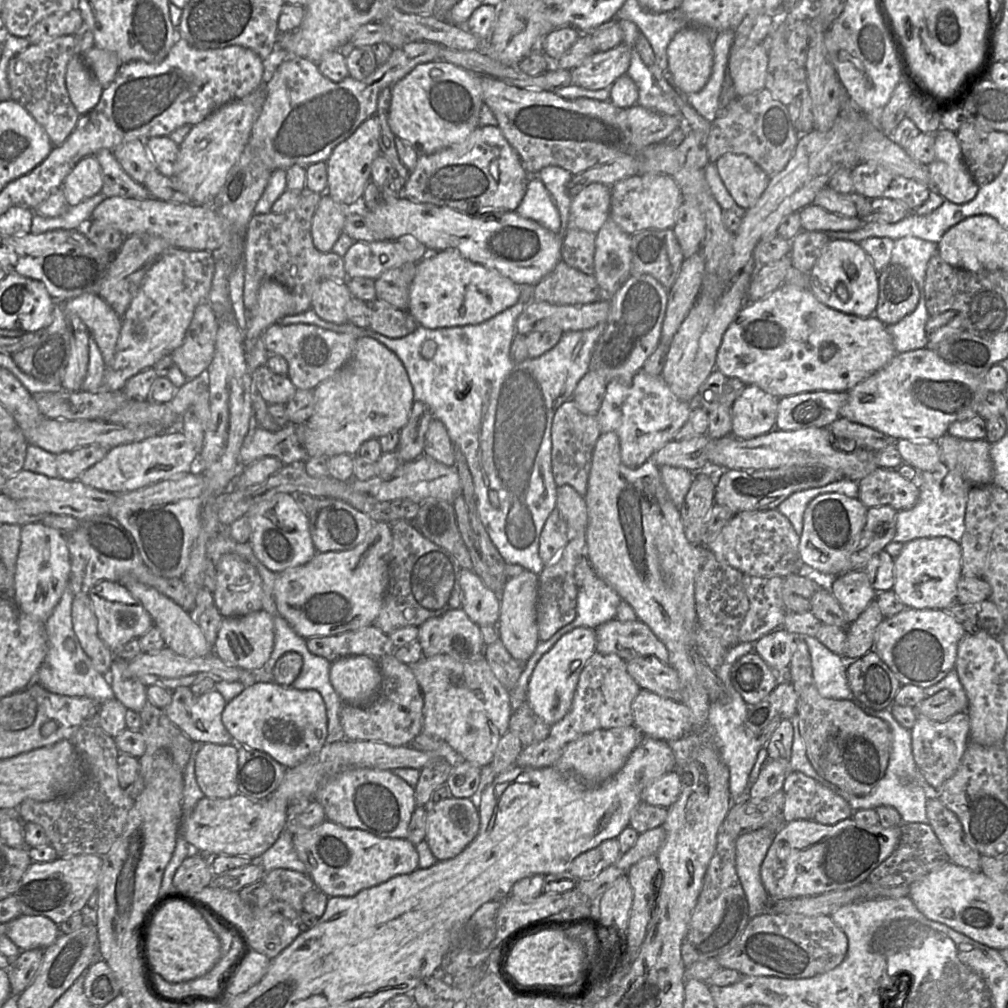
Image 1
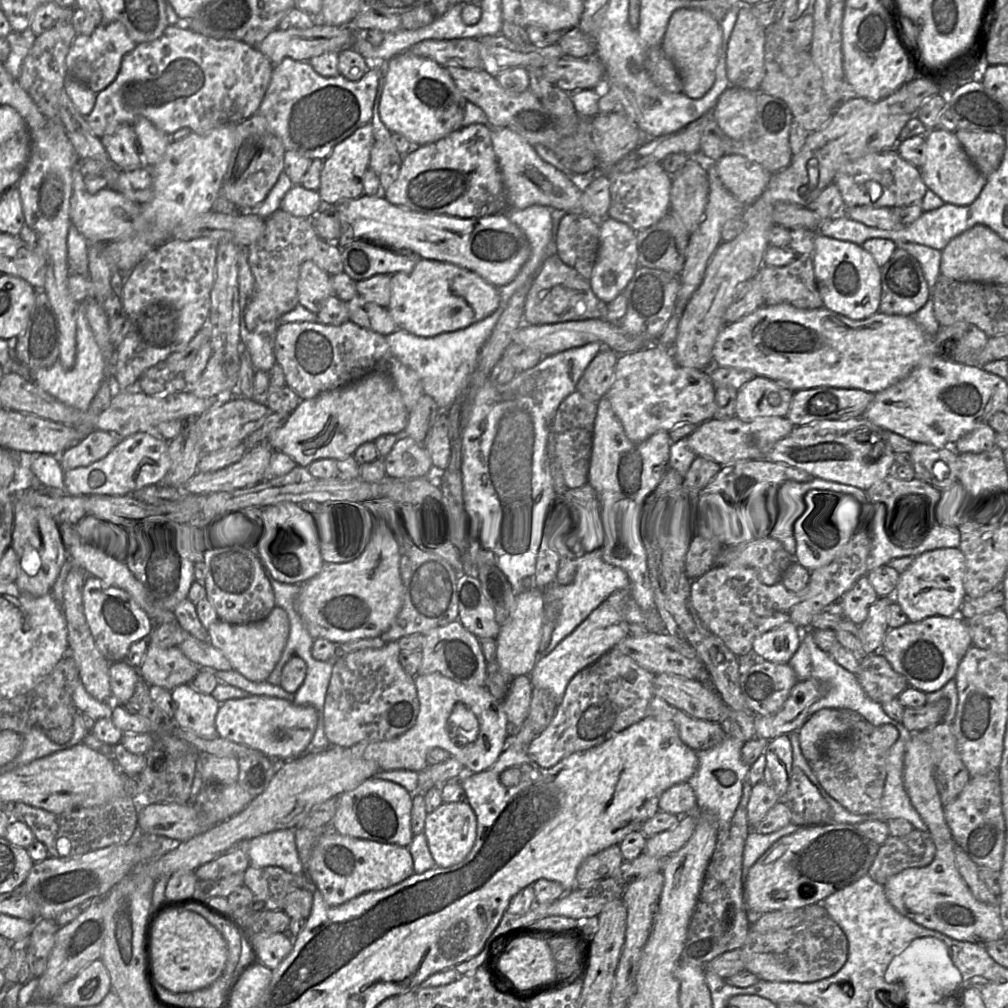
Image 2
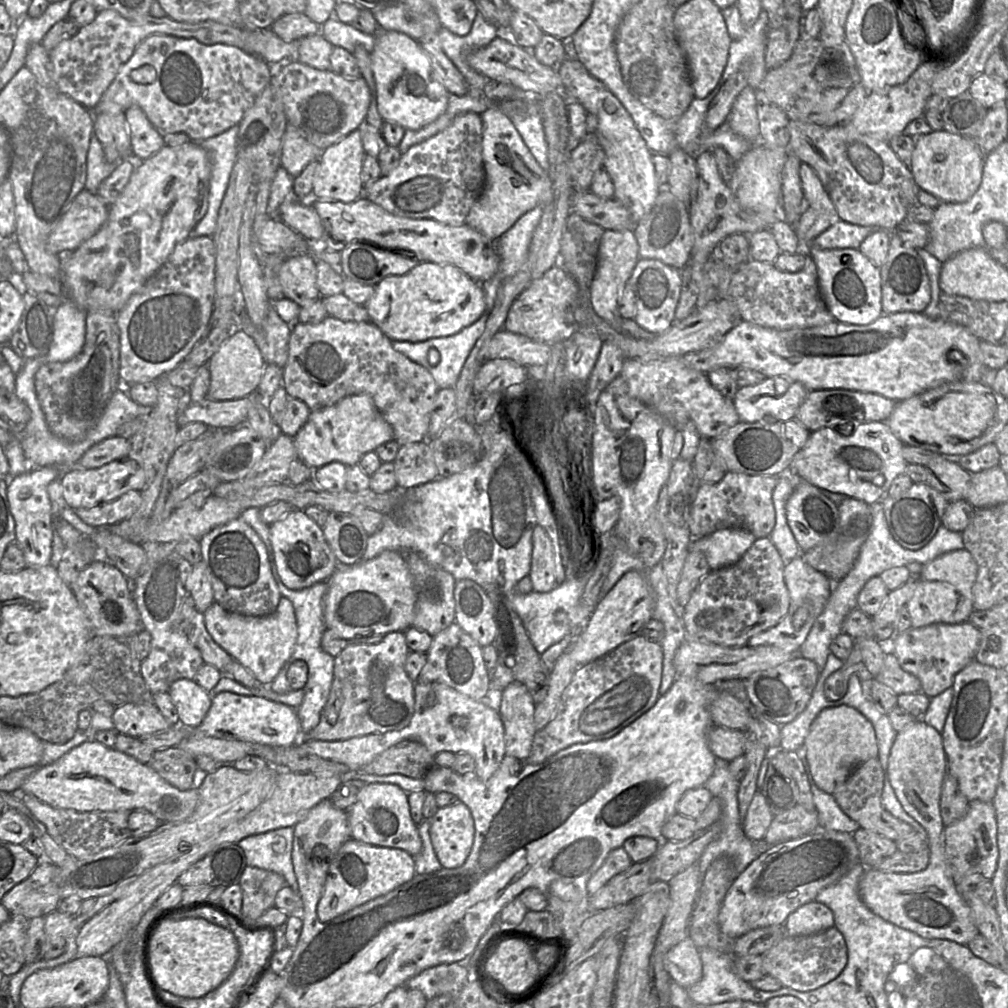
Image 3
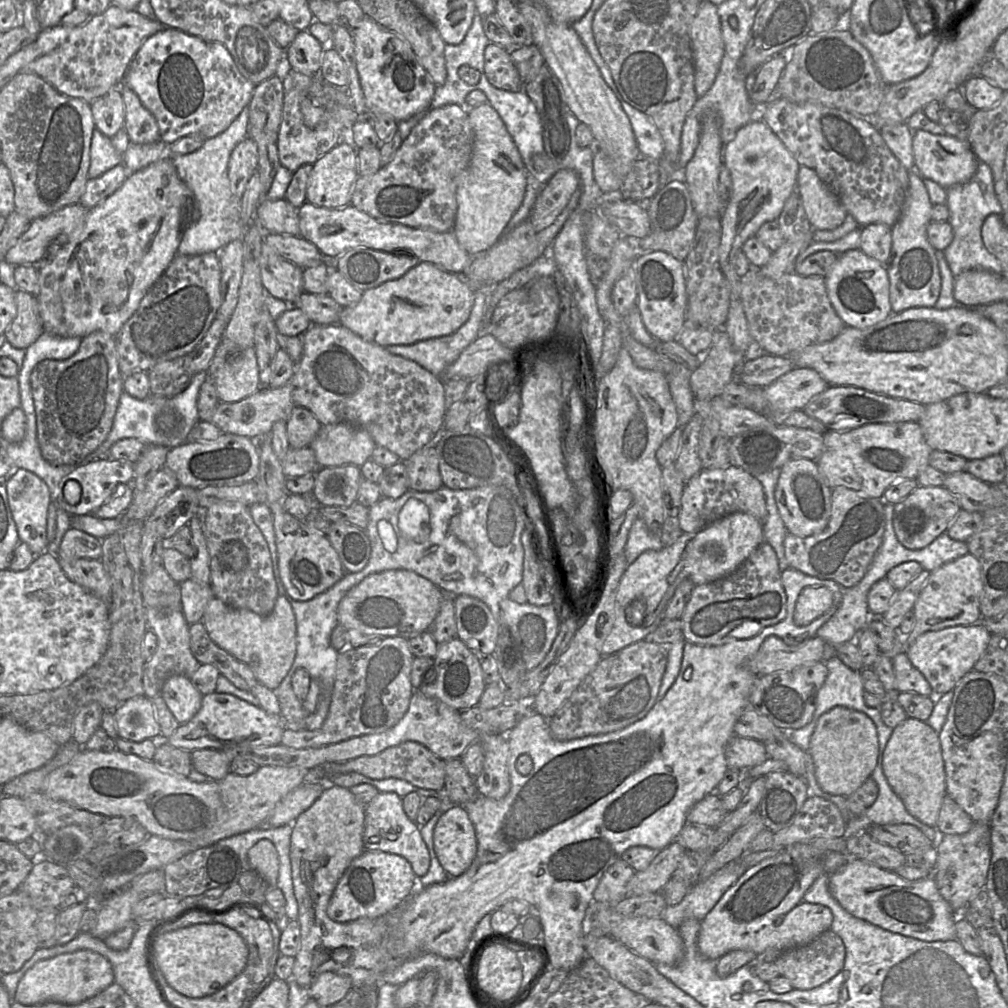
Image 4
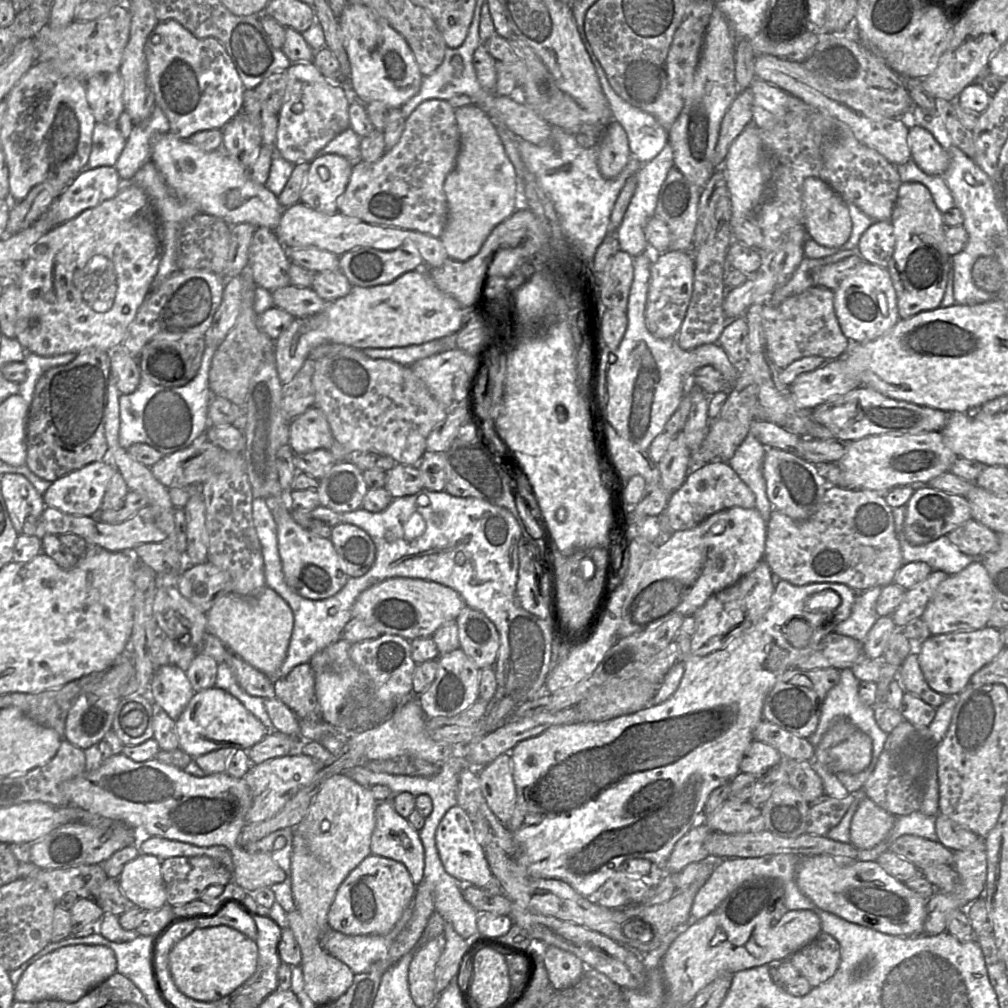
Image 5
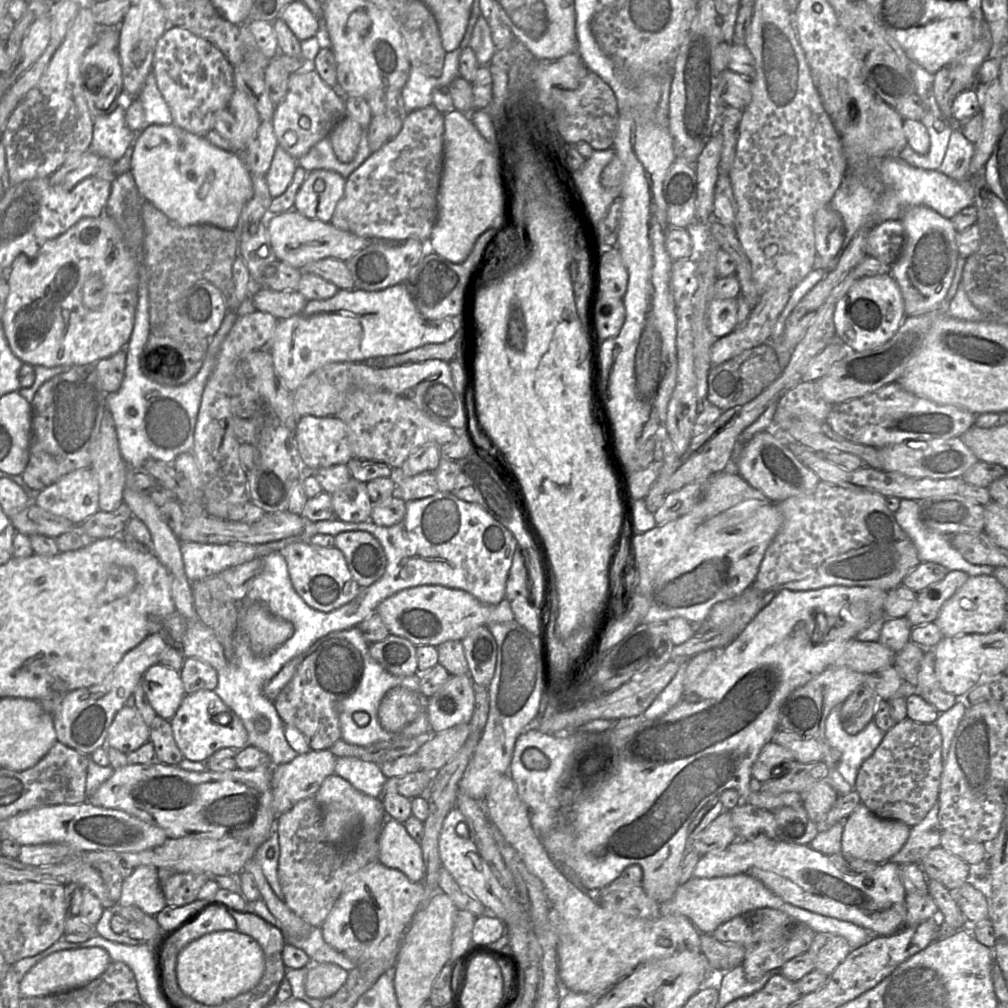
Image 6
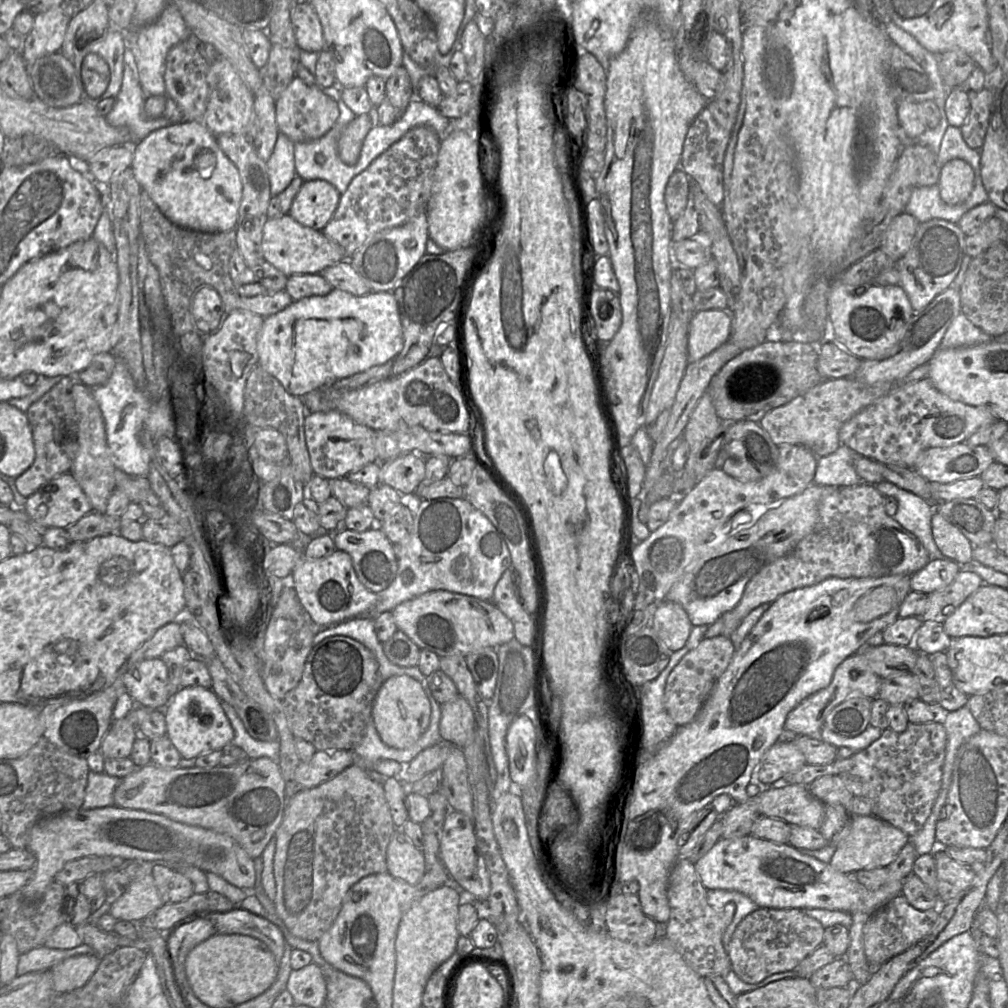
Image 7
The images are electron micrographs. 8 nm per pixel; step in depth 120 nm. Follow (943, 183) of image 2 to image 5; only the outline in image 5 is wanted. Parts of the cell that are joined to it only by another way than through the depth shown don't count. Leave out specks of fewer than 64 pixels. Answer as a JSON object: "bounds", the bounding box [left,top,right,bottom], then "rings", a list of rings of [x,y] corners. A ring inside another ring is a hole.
{"bounds":[909,124,950,176],"rings":[[[909,124],[909,147],[912,160],[924,172],[943,176],[950,165],[948,149],[943,148],[924,127]]]}

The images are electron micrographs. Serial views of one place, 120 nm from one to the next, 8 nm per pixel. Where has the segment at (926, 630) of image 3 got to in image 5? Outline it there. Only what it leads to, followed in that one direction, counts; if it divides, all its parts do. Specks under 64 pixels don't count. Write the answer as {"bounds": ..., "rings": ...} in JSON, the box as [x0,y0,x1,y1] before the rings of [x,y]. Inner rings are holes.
{"bounds":[916,625,1005,696],"rings":[[[990,625],[978,630],[930,635],[916,644],[920,667],[928,685],[943,695],[957,696],[970,683],[971,677],[989,664],[1005,646],[1001,631]]]}

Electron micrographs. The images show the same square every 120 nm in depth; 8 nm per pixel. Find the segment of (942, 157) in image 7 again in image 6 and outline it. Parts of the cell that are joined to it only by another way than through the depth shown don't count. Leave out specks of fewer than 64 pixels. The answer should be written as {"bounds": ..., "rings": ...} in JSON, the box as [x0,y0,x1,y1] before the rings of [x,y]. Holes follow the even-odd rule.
{"bounds":[939,128,974,181],"rings":[[[953,128],[939,171],[956,181],[970,179],[970,163],[974,151],[973,143],[968,141],[958,128]]]}

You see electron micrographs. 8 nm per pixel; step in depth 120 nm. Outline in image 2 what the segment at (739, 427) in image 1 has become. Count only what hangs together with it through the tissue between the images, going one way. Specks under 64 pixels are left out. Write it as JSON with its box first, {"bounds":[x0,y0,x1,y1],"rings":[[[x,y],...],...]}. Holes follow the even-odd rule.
{"bounds":[734,376,794,423],"rings":[[[755,376],[736,394],[734,417],[751,423],[764,417],[787,417],[794,392],[770,379]]]}

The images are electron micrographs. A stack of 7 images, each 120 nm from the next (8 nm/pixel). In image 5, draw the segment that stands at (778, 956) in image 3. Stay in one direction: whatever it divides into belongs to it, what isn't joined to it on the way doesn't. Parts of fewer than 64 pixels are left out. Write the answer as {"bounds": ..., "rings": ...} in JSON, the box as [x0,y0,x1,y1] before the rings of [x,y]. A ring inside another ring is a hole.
{"bounds":[788,933,841,987],"rings":[[[820,933],[788,960],[812,987],[830,979],[840,964],[841,952],[837,940],[827,933]]]}

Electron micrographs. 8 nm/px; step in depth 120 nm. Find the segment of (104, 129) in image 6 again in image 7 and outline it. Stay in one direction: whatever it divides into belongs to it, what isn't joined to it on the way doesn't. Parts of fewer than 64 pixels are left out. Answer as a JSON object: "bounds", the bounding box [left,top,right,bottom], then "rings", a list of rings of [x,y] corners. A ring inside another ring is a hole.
{"bounds":[105,47,173,144],"rings":[[[126,47],[121,88],[112,110],[105,119],[112,126],[129,128],[134,144],[151,132],[173,124],[164,116],[148,118],[144,111],[146,99],[139,81],[136,62]]]}

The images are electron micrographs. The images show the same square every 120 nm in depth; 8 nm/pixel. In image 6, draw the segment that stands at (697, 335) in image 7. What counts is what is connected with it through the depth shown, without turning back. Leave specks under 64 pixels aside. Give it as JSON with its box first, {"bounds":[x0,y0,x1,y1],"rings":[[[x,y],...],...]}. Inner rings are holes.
{"bounds":[708,298,737,338],"rings":[[[737,298],[713,299],[708,306],[708,326],[717,338],[722,338],[737,327]]]}

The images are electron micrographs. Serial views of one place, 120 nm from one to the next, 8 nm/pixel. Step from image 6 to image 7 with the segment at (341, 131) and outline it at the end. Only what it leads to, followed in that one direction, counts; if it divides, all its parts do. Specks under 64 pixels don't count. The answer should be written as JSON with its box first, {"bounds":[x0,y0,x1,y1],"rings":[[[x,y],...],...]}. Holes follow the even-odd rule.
{"bounds":[338,106,378,166],"rings":[[[373,106],[369,114],[356,116],[346,126],[338,141],[339,157],[345,164],[353,166],[358,162],[365,137],[378,125],[376,107]]]}

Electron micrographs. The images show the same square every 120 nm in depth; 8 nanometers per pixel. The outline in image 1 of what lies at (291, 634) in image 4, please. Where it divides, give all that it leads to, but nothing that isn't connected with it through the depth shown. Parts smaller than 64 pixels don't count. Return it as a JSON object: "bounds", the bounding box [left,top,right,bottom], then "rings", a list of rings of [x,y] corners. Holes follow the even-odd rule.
{"bounds":[213,610,274,672],"rings":[[[264,610],[245,616],[224,618],[213,646],[213,652],[226,664],[252,672],[261,669],[270,658],[274,637],[273,618]]]}

